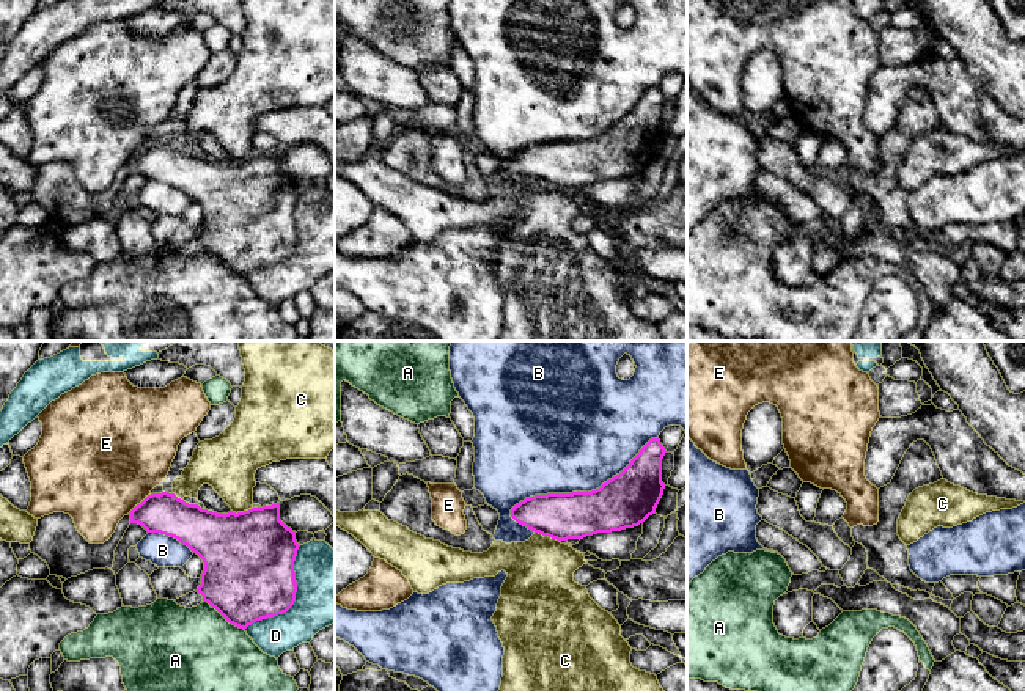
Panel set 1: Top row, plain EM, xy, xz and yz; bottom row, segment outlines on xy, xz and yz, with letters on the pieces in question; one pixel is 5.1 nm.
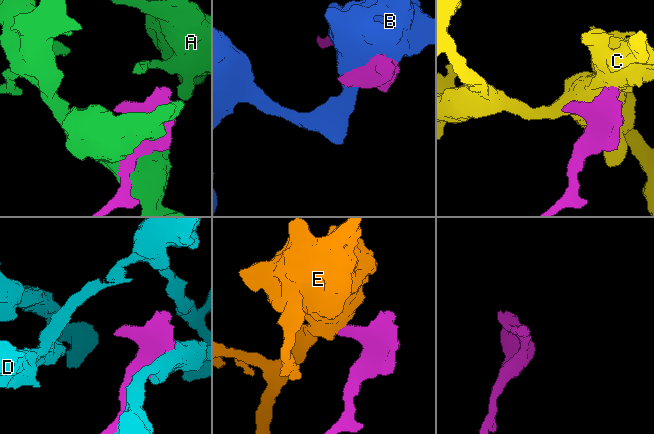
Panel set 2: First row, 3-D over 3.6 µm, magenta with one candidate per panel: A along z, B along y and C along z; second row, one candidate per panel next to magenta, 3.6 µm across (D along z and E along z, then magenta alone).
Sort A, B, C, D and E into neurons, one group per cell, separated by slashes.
A / B / C / D / E

